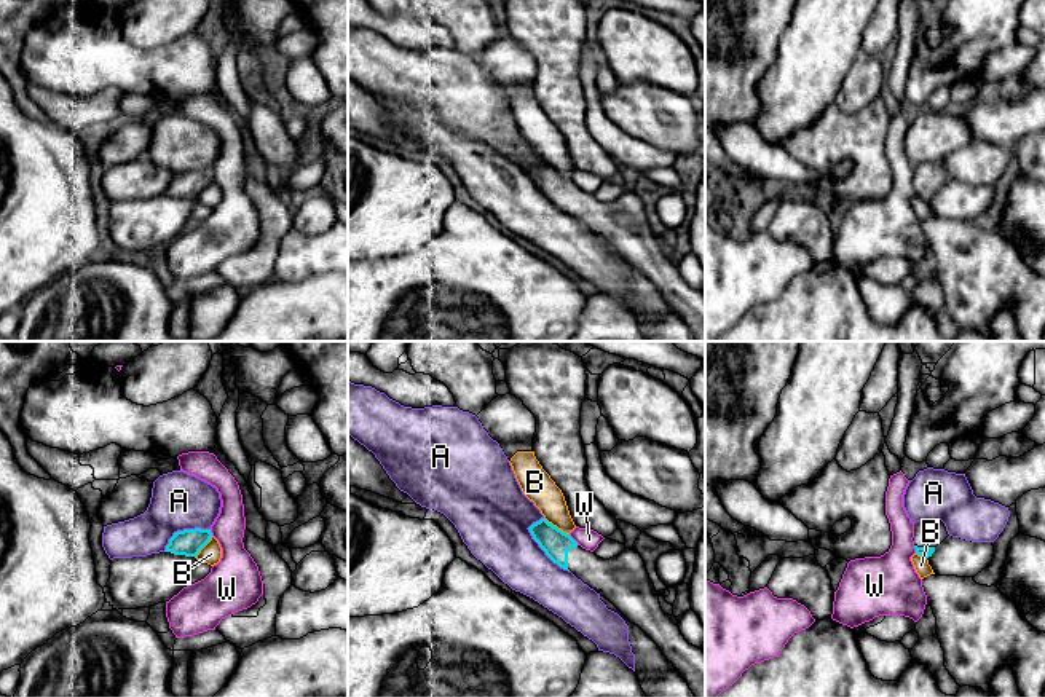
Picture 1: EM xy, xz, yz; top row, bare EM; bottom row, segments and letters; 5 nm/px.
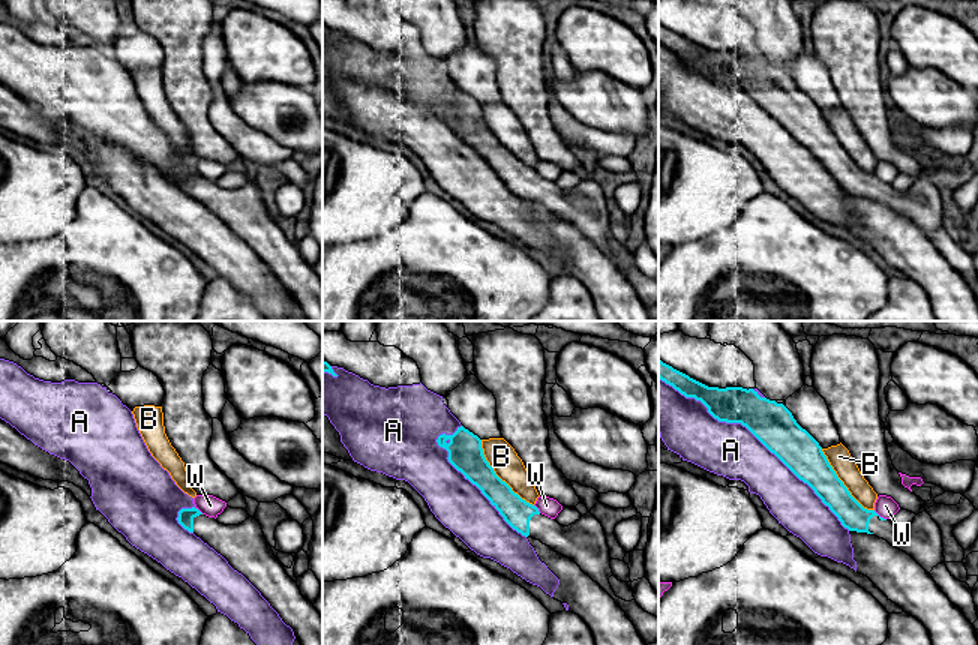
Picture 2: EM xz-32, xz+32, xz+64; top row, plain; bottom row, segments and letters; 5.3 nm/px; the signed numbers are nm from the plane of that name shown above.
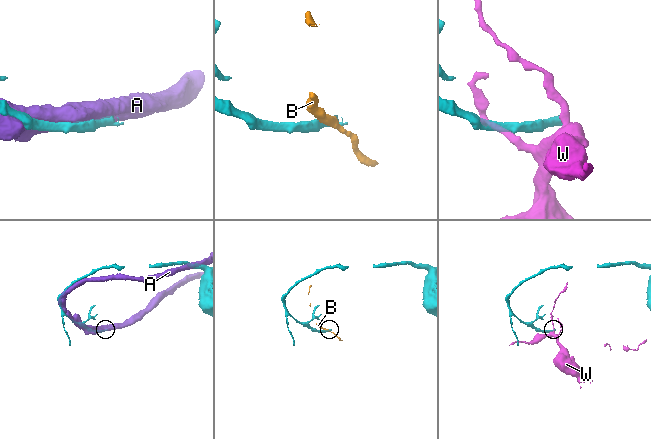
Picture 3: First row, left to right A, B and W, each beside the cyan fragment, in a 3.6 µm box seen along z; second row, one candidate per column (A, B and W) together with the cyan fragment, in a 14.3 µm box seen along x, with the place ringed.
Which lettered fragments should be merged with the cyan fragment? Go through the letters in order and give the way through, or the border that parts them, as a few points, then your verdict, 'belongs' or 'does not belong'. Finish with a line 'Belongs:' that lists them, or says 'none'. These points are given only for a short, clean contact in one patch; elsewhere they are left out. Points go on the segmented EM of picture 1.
A: does not belong
B: does not belong
W: border along xz (568, 535), (578, 544); does not belong
Belongs: none

